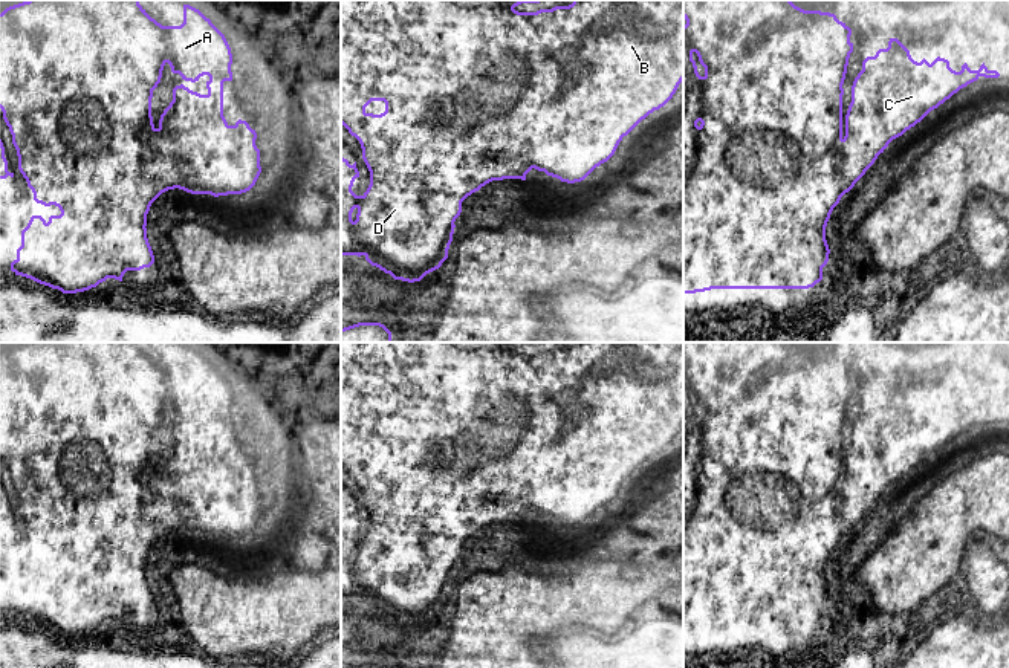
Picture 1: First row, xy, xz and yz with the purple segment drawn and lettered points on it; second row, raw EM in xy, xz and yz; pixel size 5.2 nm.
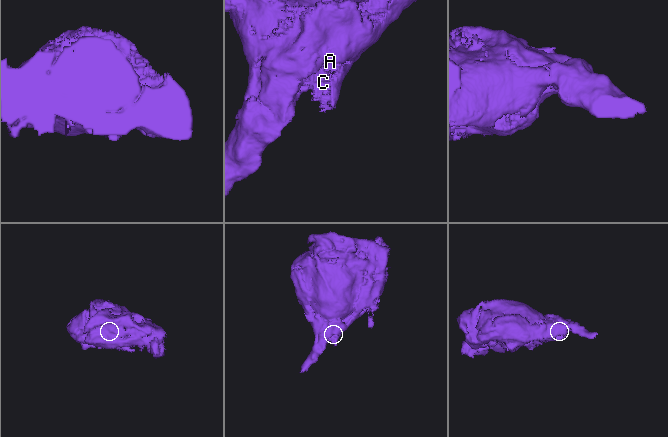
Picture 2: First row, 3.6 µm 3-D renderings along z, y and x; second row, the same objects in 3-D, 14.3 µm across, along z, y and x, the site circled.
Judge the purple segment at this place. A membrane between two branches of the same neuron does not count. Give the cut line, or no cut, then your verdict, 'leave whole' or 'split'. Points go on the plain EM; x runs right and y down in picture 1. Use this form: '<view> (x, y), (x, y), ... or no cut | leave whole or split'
no cut | leave whole

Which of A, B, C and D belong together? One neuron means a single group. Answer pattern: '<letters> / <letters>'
A B C D

